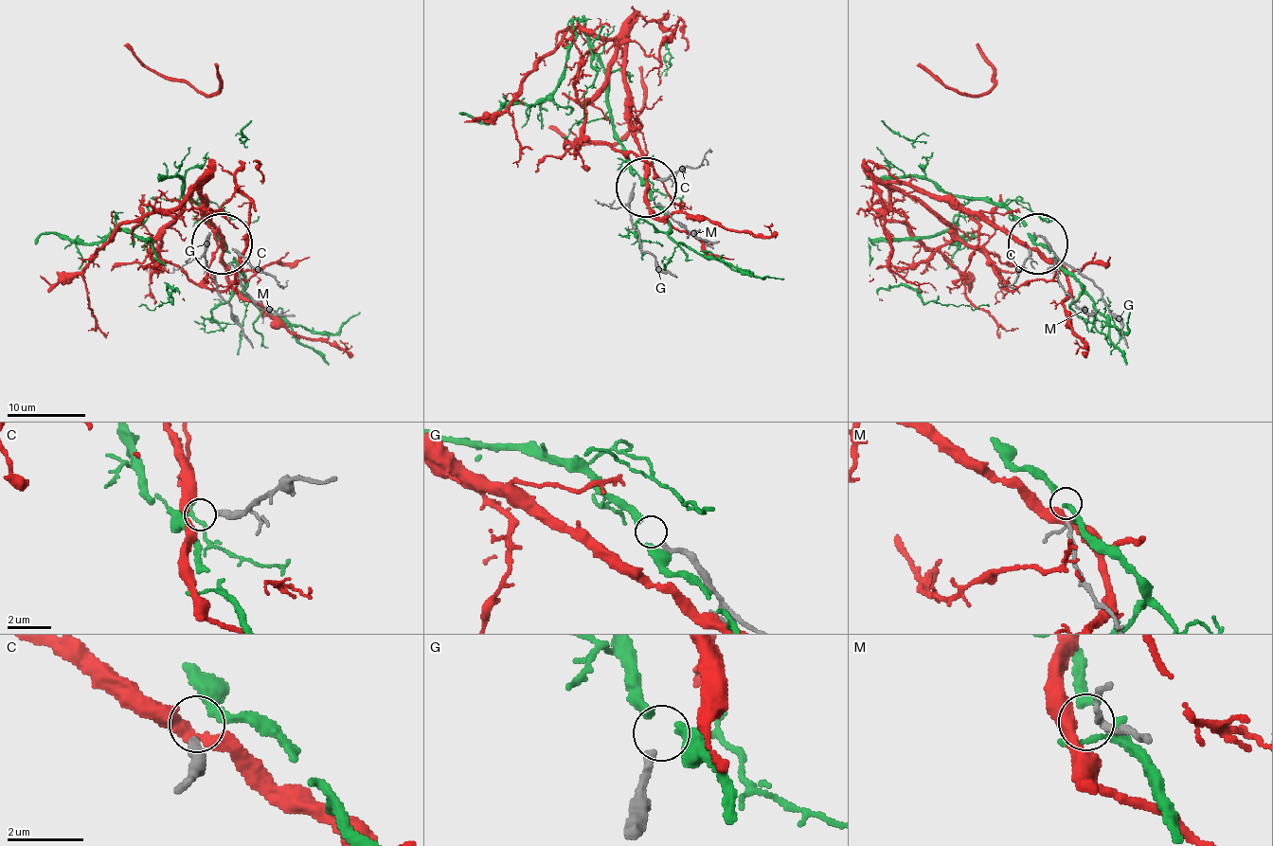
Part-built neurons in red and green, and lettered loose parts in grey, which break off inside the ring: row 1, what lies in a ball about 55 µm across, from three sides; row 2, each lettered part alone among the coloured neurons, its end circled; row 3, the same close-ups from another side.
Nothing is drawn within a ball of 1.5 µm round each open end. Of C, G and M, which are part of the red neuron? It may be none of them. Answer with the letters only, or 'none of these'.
C

